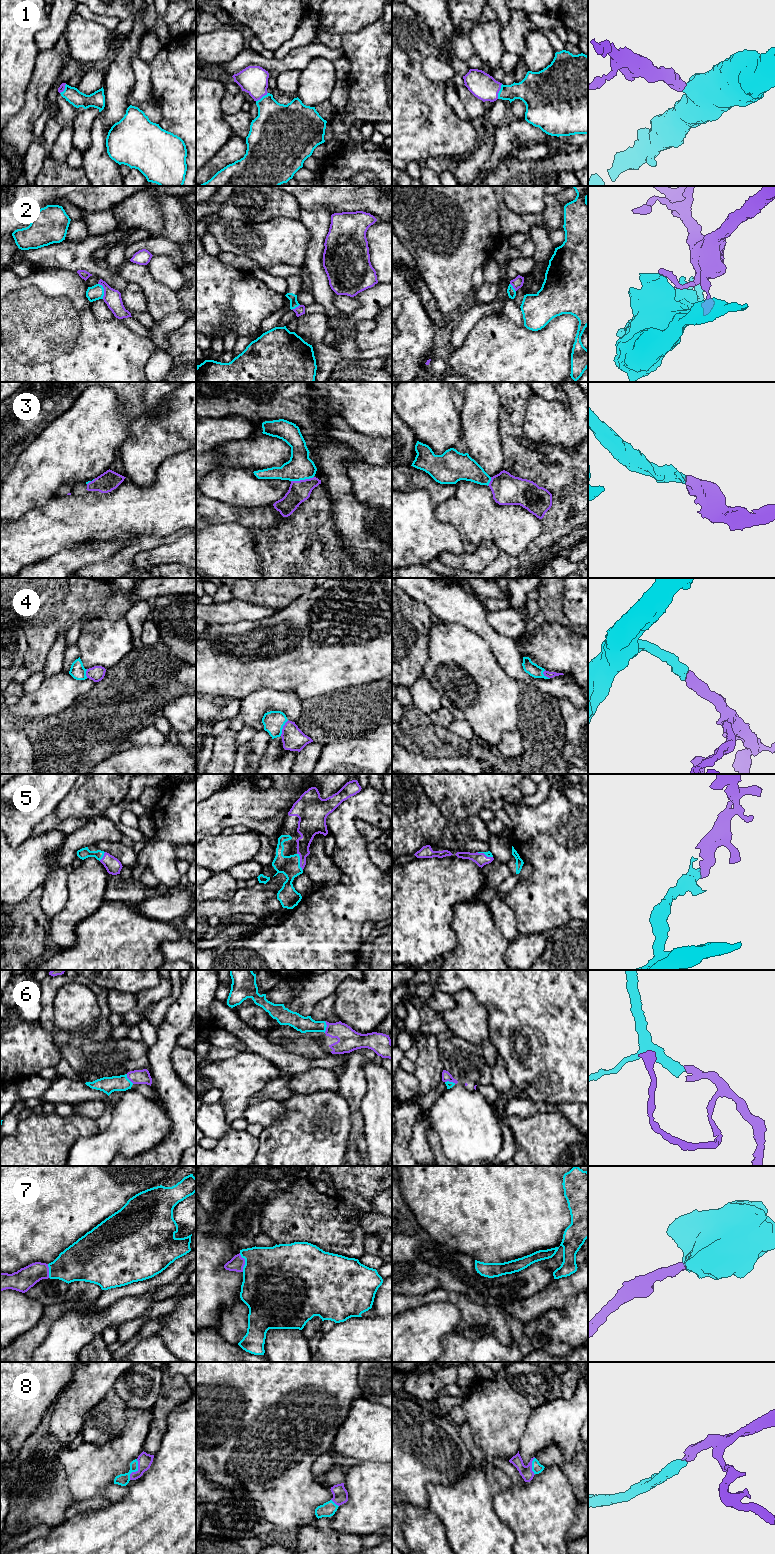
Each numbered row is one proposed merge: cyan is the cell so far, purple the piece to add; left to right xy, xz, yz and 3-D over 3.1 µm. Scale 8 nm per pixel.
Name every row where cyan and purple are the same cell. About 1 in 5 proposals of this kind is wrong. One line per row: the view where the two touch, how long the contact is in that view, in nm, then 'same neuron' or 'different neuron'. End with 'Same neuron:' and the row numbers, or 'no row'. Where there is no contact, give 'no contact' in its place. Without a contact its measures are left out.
1: meets cyan in yz; contact 130 nm long; same neuron
2: meets cyan in xy; contact 130 nm long; different neuron
3: meets cyan in xz; contact 190 nm long; same neuron
4: meets cyan in xz; contact 140 nm long; same neuron
5: meets cyan in xz; contact 150 nm long; same neuron
6: meets cyan in xz; contact 100 nm long; same neuron
7: meets cyan in xz; contact 160 nm long; same neuron
8: meets cyan in xy; contact 180 nm long; same neuron
Same neuron: 1, 3, 4, 5, 6, 7, 8

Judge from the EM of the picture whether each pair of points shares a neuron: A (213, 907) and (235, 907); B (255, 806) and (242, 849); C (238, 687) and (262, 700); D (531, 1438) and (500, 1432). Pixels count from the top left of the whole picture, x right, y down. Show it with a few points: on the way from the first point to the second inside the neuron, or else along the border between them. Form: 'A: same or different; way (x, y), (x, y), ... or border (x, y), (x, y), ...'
A: same; way (218, 907), (230, 907)
B: different; border (250, 830), (256, 831), (259, 834)
C: different; border (273, 689), (260, 688), (241, 700)
D: different; border (531, 1414), (520, 1440), (518, 1450)

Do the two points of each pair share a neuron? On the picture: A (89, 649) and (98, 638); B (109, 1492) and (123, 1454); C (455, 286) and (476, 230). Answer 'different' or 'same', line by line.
A: same
B: different
C: same

